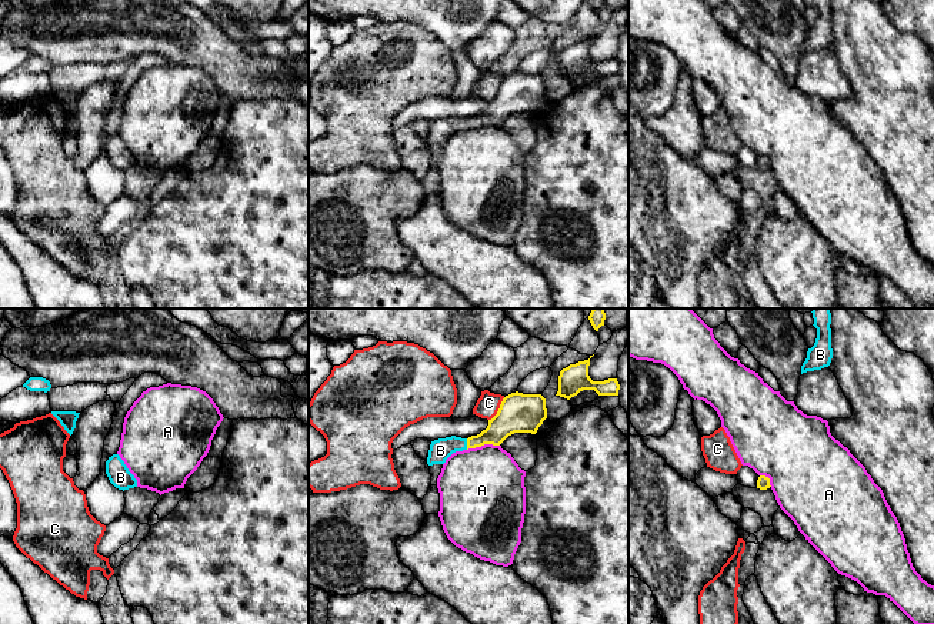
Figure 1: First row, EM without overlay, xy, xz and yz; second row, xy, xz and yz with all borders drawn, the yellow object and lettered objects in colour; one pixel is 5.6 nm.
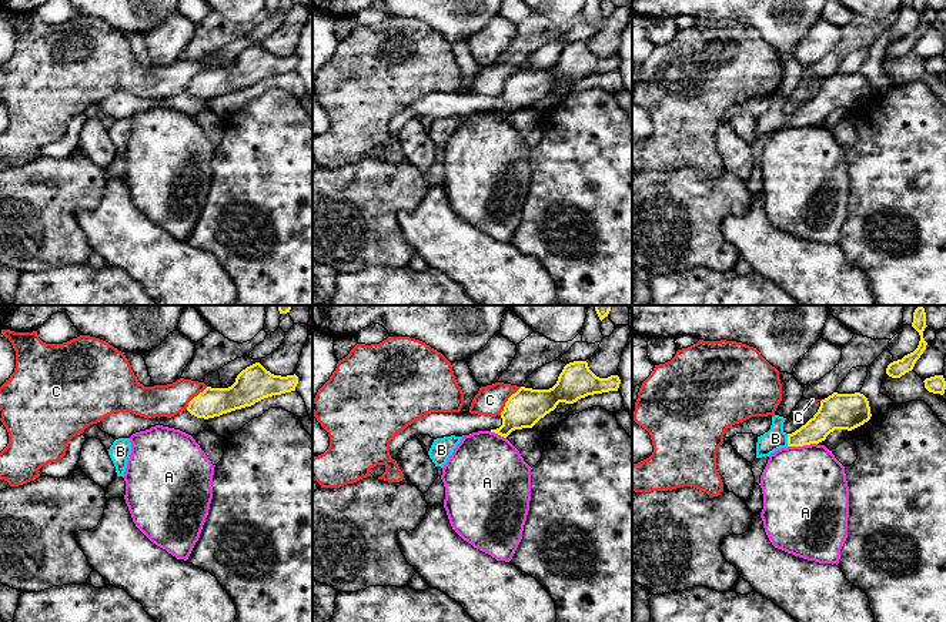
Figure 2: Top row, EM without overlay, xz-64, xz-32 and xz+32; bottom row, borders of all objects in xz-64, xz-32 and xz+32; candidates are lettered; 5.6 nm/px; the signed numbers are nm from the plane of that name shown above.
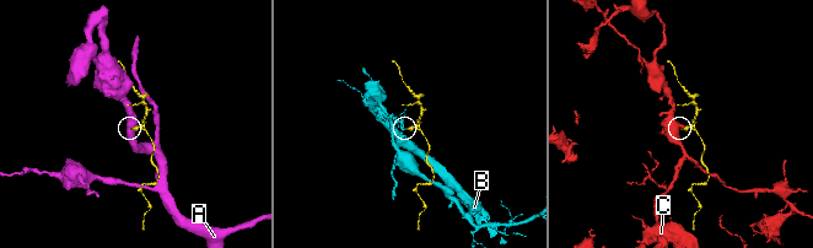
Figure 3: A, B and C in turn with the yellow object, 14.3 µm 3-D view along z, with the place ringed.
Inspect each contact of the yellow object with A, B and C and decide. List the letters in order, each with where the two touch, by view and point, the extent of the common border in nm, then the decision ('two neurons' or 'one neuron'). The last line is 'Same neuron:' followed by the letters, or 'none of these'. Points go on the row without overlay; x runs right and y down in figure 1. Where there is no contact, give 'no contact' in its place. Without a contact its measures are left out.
A: xz (483, 124) | 190 nm | two neurons
B: xz (467, 124) | 60 nm | one neuron
C: xz (499, 89) | 160 nm | two neurons
Same neuron: B

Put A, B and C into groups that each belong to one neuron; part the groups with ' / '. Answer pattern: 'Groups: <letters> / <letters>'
Groups: A / B / C

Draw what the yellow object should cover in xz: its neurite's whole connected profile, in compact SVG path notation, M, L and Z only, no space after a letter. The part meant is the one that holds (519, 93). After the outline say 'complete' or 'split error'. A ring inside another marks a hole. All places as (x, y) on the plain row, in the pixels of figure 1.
M511 73L503 79L497 94L488 100L487 109L480 114L468 119L451 116L431 121L427 144L444 144L456 131L484 124L500 126L514 113L536 114L546 99L546 79L541 74Z; split error

